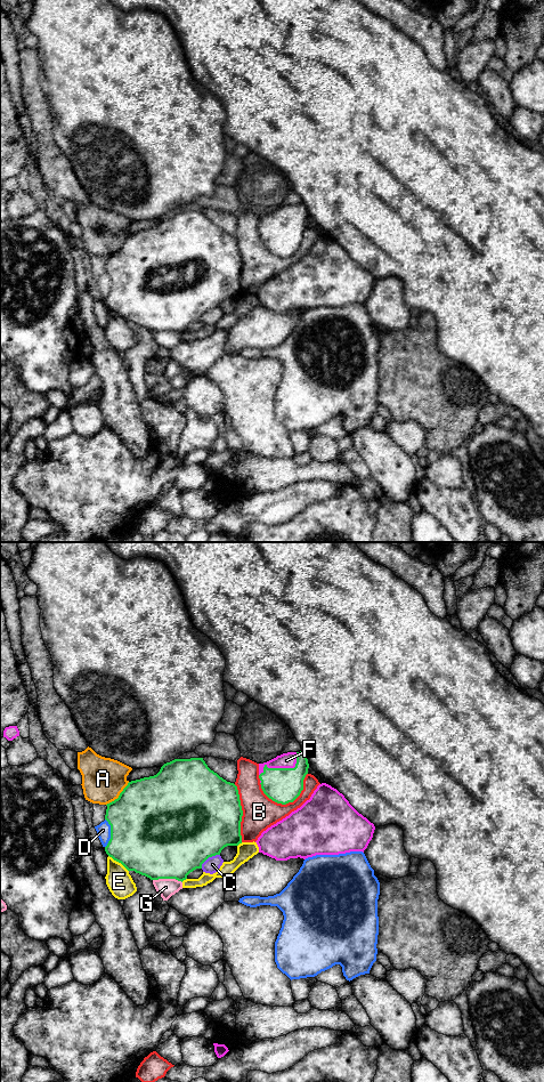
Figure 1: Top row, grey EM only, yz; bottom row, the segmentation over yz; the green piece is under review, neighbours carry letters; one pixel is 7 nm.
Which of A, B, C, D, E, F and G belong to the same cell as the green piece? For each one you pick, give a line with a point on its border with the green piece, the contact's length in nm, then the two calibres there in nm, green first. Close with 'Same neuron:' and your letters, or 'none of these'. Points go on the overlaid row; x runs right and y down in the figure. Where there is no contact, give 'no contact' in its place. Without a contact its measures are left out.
F: meets green in yz at (282, 768); contact 320 nm long; 260 nm thick on the green side, 110 nm on the other
Same neuron: F

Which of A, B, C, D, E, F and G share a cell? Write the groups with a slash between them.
A / B / C / D / E / F / G

